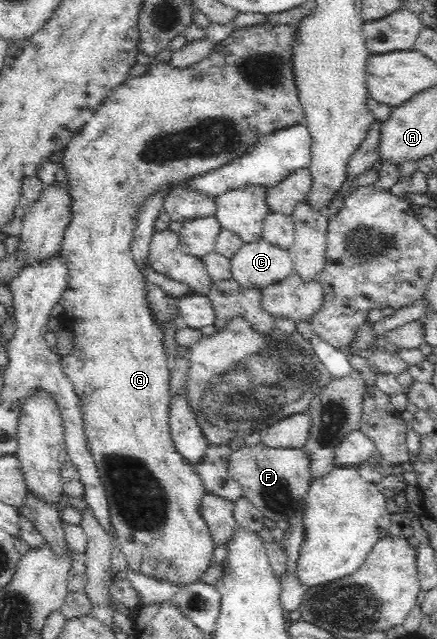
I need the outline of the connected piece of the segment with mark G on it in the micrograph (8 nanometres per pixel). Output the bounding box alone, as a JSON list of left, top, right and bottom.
[53,21,304,585]

